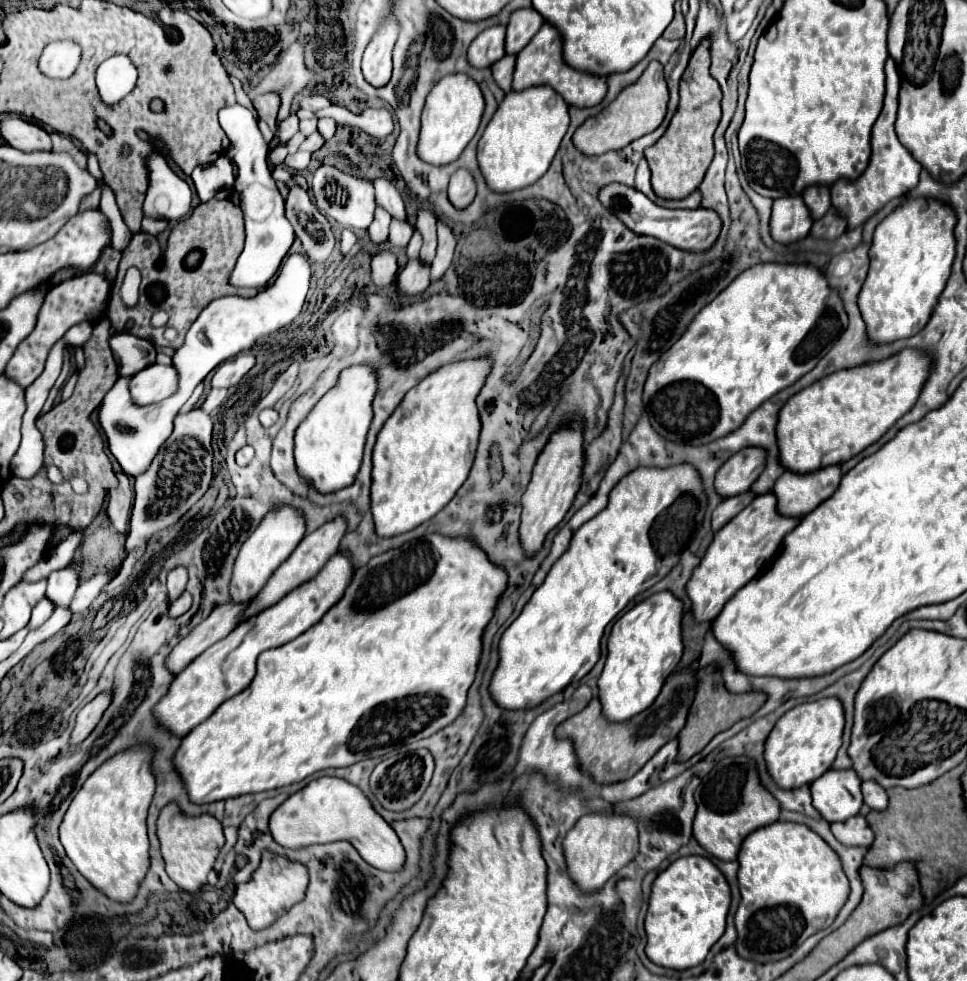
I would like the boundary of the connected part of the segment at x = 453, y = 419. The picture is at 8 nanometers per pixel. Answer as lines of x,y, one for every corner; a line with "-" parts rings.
479,356
469,360
459,360
445,364
431,372
421,384
411,388
389,420
383,424
377,444
373,448
373,484
371,484
371,512
375,520
375,530
379,536
397,536
409,532
433,518
443,506
453,498
453,494
467,480
469,470
475,460
475,450
481,432
481,420
477,410
477,396
491,374
493,360

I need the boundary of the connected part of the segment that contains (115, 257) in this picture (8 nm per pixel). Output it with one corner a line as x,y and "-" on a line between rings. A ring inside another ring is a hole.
109,248
109,250
105,250
105,252
101,254
99,262
93,266
93,272
97,272
97,274
105,274
109,280
113,280
115,274
118,272
118,265
121,258
122,252

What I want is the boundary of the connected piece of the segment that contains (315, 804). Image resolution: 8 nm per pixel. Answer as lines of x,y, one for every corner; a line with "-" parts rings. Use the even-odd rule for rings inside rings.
323,776
311,780
305,788
289,796
271,816
269,822
273,838
285,848
303,848
311,844
327,844
351,838
351,844
361,858
381,870
401,870
405,862
405,850
399,844
391,826
373,810
369,798
353,784
341,778

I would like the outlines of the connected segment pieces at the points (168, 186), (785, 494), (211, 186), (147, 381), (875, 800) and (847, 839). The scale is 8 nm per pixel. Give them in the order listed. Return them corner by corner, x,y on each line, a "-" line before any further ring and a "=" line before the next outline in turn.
153,150
145,162
149,170
149,190
143,204
143,214
165,220
183,218
191,208
189,184
171,170
161,152
=
841,464
825,466
807,474
797,474
789,470
783,472
773,488
779,512
785,516
805,516
813,512
837,490
841,476
=
219,156
217,160
197,166
191,174
197,194
201,202
211,200
221,188
233,188
233,164
227,156
=
151,364
149,368
137,372
131,382
131,400
137,406
149,406
155,402
161,402
169,398
177,390
177,372
173,366
163,364
=
873,780
863,782
863,798
865,798
865,804
869,808
873,808
873,810
885,810
885,806
887,806
887,792
885,792
885,788
879,786
=
857,814
845,822
831,824
833,834
847,846
871,846
873,844
873,830
869,828
865,816

